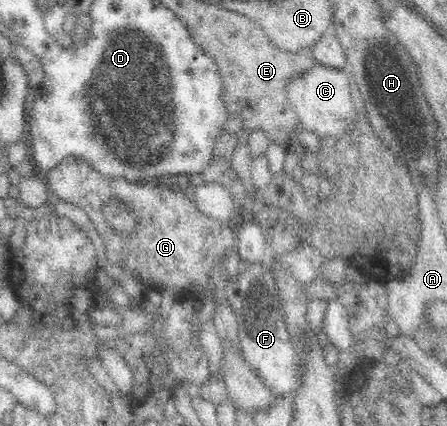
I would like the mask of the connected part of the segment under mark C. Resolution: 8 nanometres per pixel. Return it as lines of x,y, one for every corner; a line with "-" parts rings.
313,65
309,71
287,83
285,95
305,132
315,133
319,138
325,136
334,138
352,126
353,105
349,95
349,83
343,71
323,65

